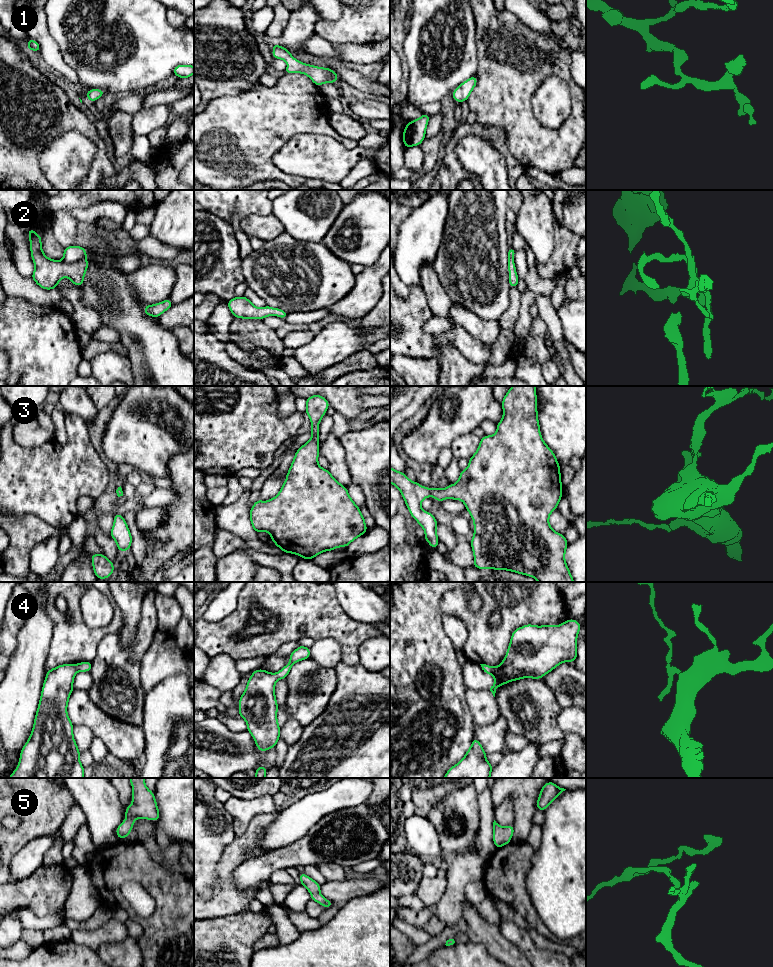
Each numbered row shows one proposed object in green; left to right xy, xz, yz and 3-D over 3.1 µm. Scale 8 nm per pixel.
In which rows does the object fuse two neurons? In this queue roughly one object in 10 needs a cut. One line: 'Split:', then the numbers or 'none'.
Split: none

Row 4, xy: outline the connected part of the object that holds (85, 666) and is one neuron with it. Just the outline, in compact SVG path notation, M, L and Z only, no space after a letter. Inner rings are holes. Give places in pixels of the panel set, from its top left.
M92 663L63 664L47 671L31 736L21 750L18 766L8 778L84 778L67 705L74 689L74 676L79 671L90 672Z

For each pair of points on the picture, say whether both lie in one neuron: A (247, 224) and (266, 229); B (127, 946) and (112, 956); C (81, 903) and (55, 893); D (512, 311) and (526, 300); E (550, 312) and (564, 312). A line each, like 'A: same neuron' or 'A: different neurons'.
A: same neuron
B: same neuron
C: different neurons
D: different neurons
E: different neurons

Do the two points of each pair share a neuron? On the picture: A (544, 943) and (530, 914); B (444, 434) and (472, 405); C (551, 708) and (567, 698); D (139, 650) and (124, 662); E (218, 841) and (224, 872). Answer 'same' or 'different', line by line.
A: different
B: same
C: different
D: same
E: different

